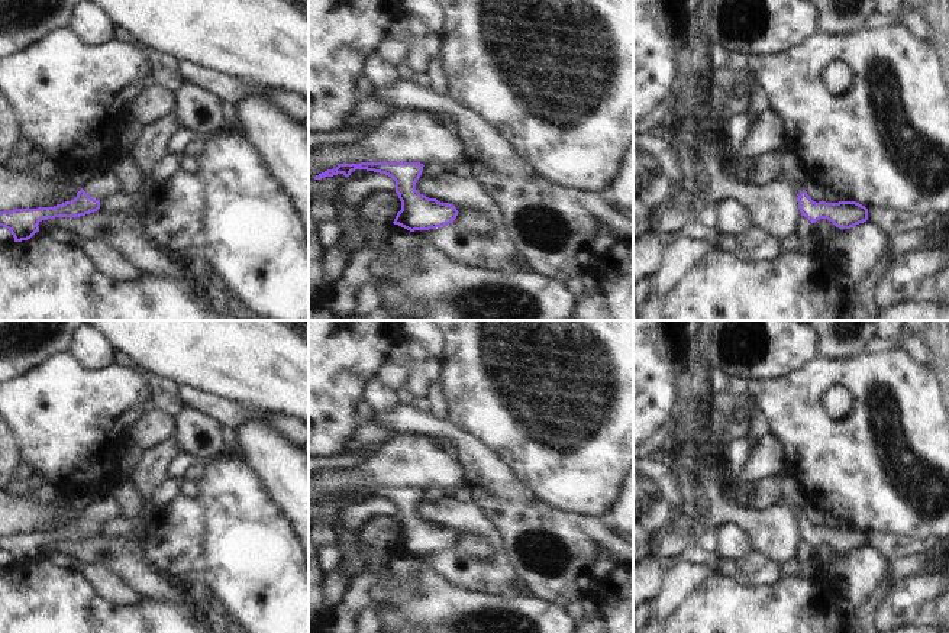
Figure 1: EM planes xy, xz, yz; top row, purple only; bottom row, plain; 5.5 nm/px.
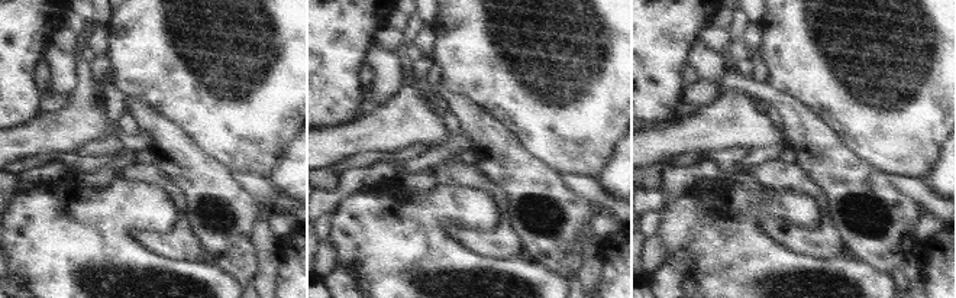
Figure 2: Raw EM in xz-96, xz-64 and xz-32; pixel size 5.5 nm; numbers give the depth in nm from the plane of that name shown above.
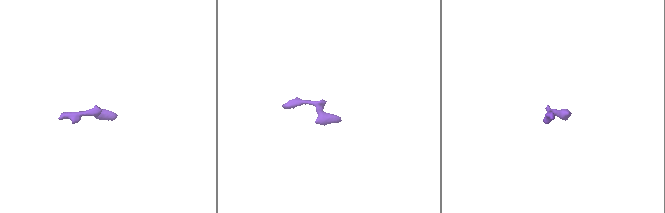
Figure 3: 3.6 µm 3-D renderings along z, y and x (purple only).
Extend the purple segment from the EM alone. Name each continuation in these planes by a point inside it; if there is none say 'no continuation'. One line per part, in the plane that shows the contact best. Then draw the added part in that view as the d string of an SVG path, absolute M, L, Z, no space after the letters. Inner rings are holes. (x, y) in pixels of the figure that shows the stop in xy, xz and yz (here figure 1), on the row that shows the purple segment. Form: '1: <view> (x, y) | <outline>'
1: xy (100, 184) | M110 169L93 172L85 181L83 190L94 200L103 200L107 196L123 193L116 177Z

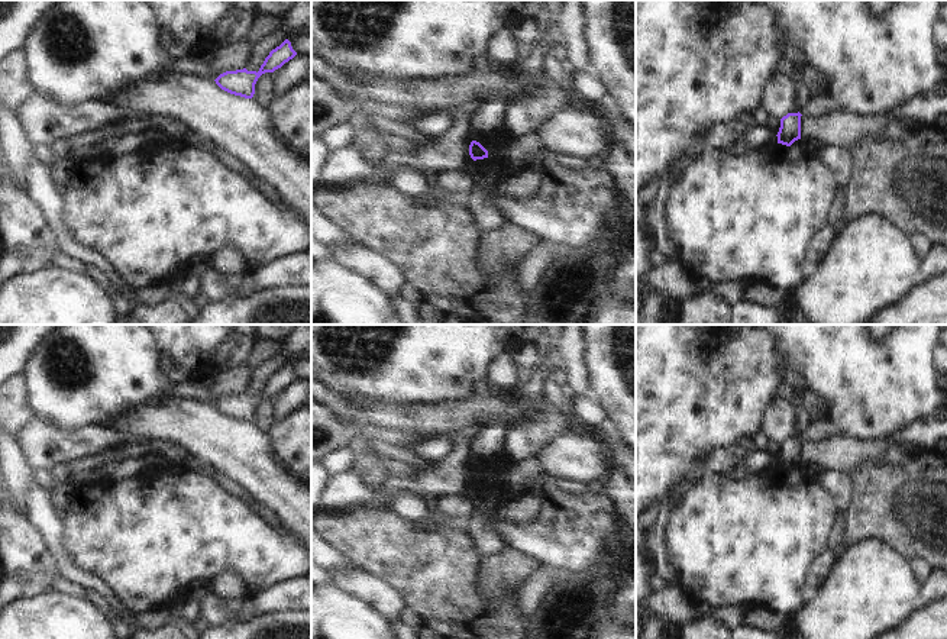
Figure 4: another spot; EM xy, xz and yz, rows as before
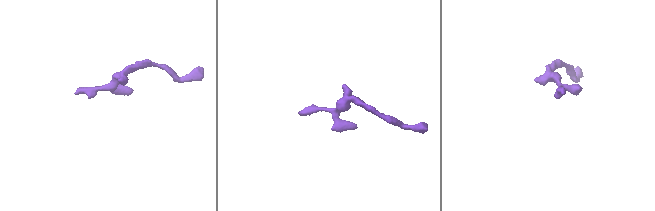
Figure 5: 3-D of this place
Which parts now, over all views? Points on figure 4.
no continuation

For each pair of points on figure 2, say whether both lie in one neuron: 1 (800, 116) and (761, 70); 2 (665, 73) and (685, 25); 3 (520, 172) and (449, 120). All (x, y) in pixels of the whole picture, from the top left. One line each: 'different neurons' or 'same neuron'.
1: different neurons
2: same neuron
3: different neurons

